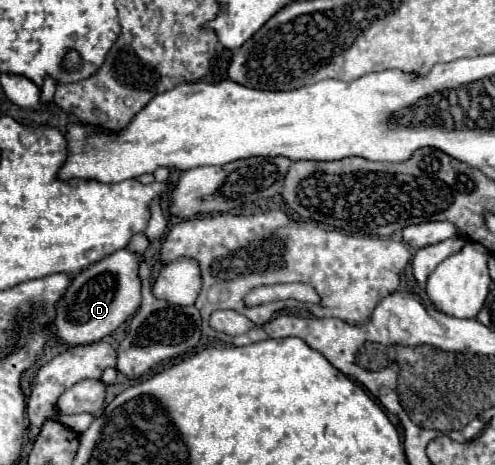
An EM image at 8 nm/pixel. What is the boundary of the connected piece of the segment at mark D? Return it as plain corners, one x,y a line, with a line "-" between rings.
127,248
105,256
81,274
73,278
65,298
57,304
55,328
57,336
65,344
91,344
115,332
127,318
131,318
141,304
141,278
139,264
145,254
131,252

